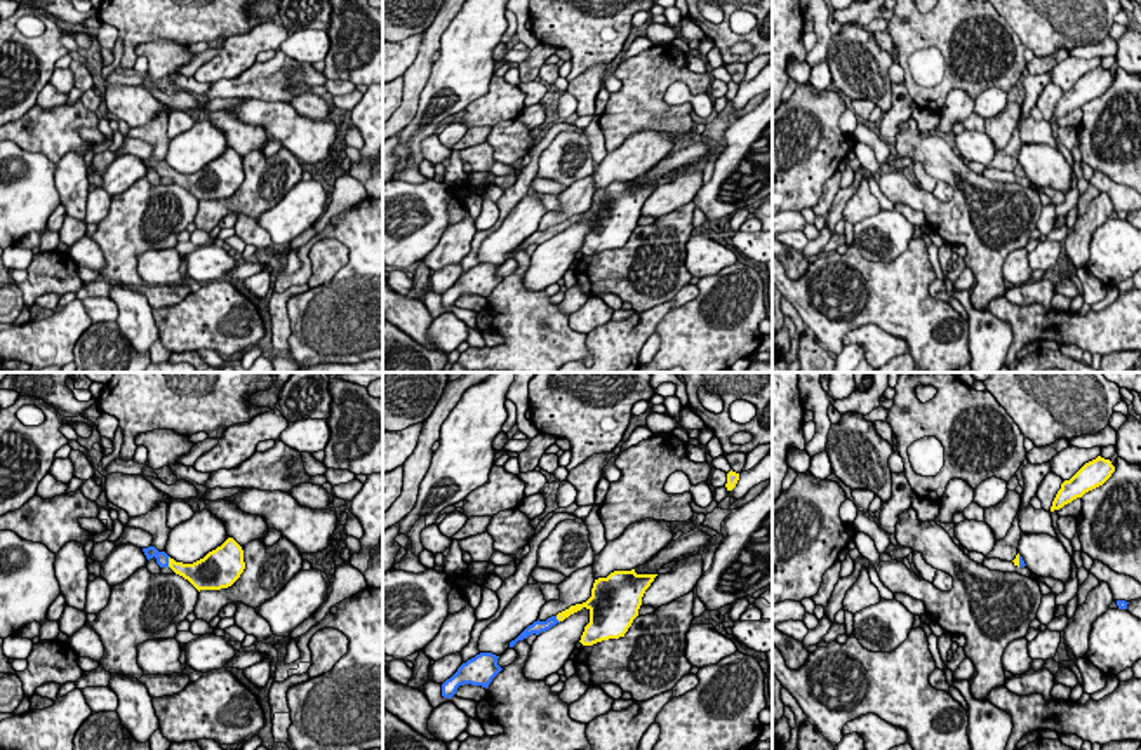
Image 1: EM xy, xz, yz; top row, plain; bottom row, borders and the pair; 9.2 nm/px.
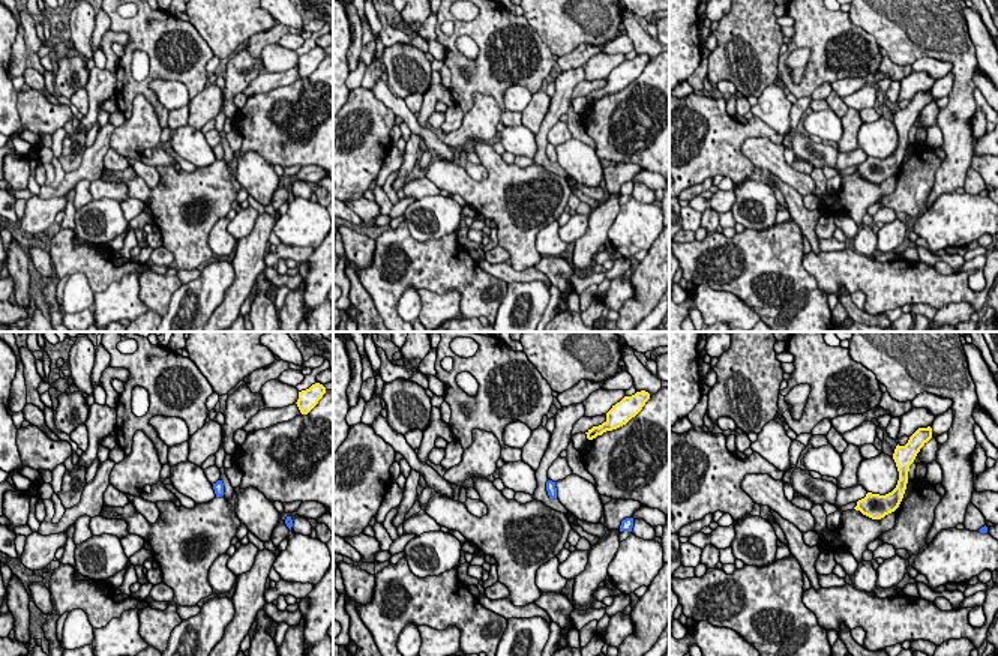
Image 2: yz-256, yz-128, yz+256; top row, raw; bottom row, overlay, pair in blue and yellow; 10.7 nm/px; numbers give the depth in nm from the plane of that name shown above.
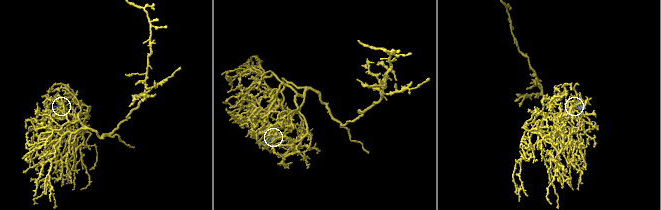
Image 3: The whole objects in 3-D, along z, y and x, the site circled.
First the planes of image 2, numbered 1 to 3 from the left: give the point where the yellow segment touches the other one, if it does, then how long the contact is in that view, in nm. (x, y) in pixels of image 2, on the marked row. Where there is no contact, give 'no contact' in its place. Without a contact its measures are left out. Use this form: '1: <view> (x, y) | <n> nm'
1: no contact
2: no contact
3: no contact

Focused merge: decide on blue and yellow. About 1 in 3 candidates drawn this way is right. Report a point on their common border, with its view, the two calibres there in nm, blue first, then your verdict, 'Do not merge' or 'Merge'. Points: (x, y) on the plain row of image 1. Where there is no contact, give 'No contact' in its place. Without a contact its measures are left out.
Touches blue at xy (167, 173). Thickness 130 nm (blue) against 160 nm. Merge

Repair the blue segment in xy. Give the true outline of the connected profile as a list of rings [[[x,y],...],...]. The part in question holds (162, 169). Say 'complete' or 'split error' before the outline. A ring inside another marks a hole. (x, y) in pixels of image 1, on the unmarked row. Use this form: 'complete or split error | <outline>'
split error | [[[228,148],[221,157],[193,174],[176,172],[155,157],[143,158],[143,162],[148,171],[155,167],[160,177],[170,177],[198,202],[228,198],[245,179],[244,160],[233,148]]]

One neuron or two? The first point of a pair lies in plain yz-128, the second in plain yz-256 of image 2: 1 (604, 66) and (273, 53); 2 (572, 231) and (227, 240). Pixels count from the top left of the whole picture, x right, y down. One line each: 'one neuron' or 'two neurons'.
1: one neuron
2: two neurons

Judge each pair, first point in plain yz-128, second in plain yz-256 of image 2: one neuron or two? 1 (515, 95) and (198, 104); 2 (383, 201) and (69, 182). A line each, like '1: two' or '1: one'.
1: two
2: one

